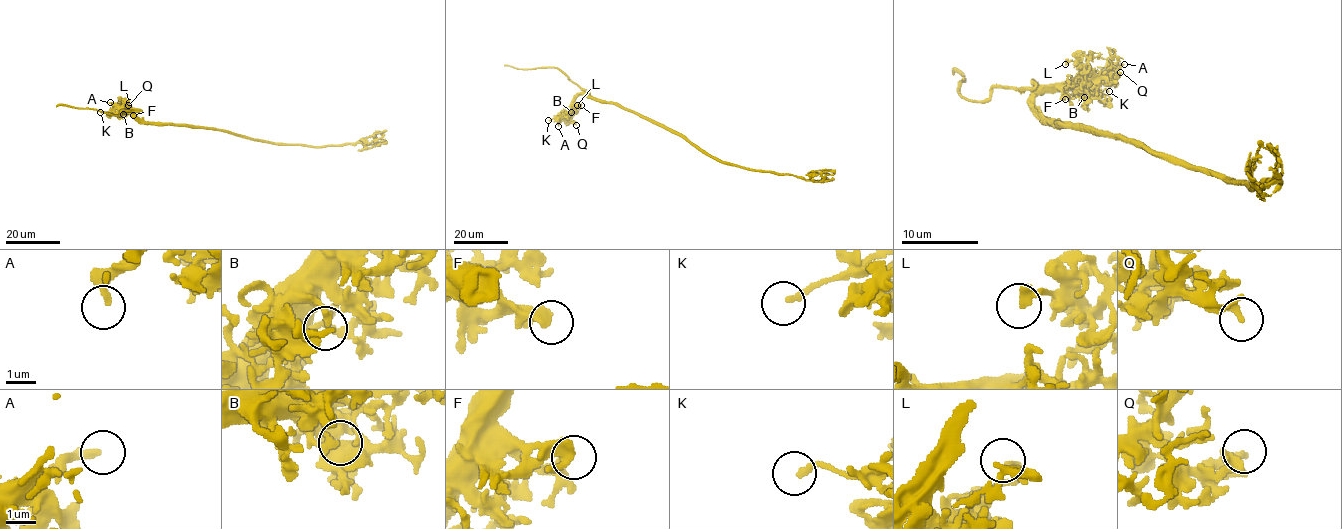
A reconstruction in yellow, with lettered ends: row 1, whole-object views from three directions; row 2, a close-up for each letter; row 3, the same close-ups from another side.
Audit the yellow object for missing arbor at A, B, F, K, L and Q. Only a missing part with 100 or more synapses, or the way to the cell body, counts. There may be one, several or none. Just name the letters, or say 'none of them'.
none of them

